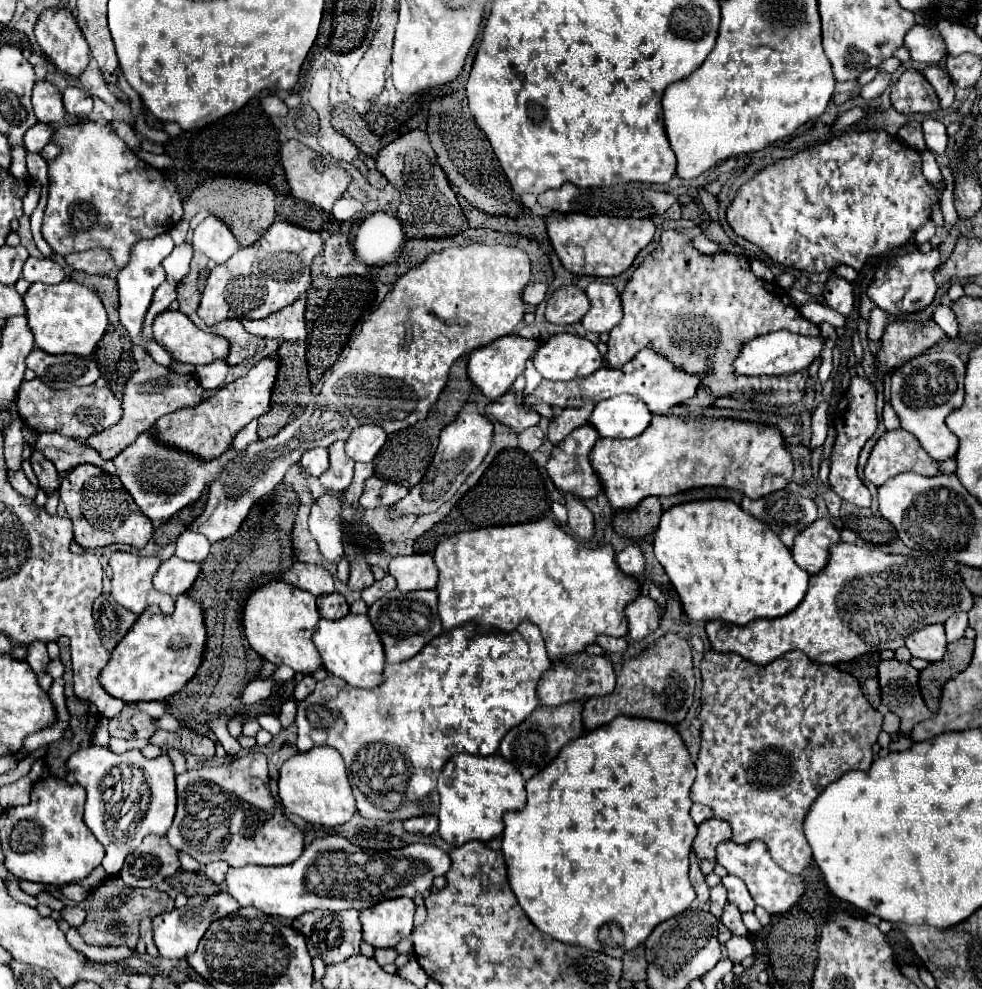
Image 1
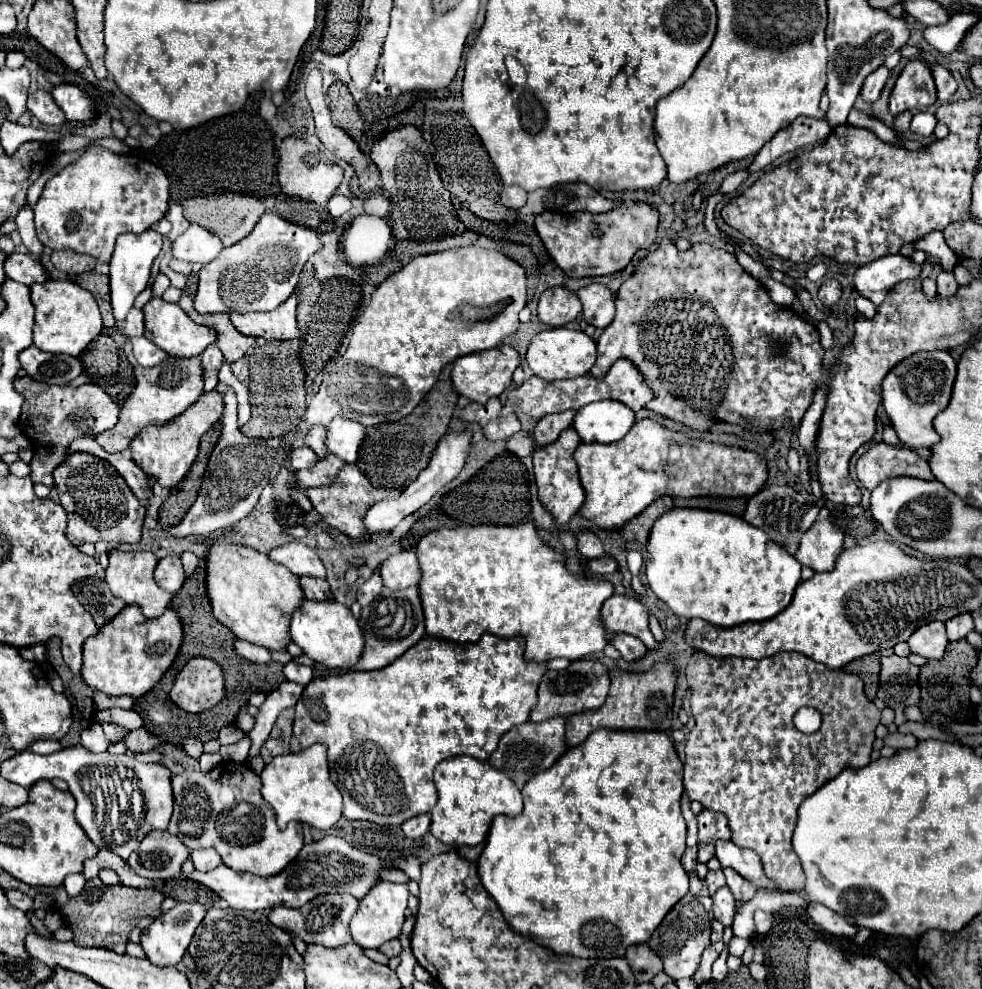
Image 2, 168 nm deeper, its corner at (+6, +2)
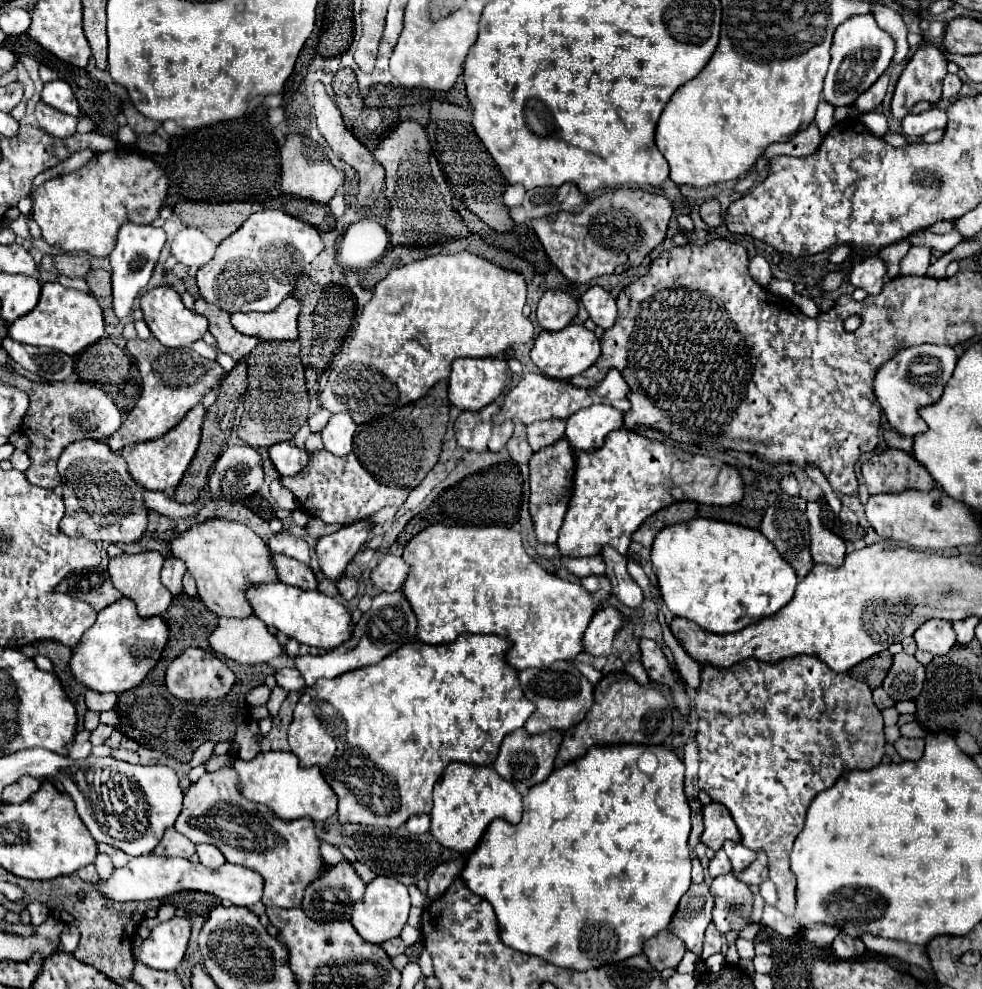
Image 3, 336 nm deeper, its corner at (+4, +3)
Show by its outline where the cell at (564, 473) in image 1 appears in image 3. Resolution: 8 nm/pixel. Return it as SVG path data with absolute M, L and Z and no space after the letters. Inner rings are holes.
M563 437L561 441L533 453L529 461L531 469L531 497L529 511L535 523L535 533L541 543L555 543L559 537L559 529L563 517L567 513L569 499L573 495L573 475L575 475L575 455L569 441Z

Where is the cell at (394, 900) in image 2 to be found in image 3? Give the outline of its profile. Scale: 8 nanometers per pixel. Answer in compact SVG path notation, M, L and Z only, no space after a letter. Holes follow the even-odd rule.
M381 875L381 877L375 877L367 885L367 891L365 891L363 899L353 905L351 923L353 923L353 927L357 929L357 933L361 935L363 941L381 945L383 941L399 937L403 925L407 923L409 909L411 909L411 901L409 901L407 887L401 885L401 883L397 883L397 881L393 881L391 877L383 877Z

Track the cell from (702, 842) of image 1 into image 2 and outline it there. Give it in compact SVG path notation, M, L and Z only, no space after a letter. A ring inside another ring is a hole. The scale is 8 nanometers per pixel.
M703 810L699 816L699 862L707 862L715 856L715 842L729 840L731 830L727 816L713 810Z

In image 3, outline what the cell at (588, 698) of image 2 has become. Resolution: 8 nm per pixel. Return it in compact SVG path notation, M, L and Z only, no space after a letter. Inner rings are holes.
M557 661L543 669L525 669L519 673L519 679L525 697L537 707L537 711L525 723L525 729L529 733L543 733L549 729L565 731L577 725L589 713L589 705L593 705L593 685L567 661Z

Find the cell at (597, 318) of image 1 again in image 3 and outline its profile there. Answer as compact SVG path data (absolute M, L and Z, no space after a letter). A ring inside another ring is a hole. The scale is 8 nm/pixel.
M595 285L589 291L585 291L581 295L581 303L585 305L589 317L595 321L597 327L609 329L615 323L617 305L615 305L615 299L611 297L611 293L605 291L603 287Z

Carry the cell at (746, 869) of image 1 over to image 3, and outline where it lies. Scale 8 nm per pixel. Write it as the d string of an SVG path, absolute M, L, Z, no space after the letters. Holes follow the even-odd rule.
M725 841L725 843L723 843L723 851L727 853L727 857L729 857L731 865L733 865L733 871L743 871L743 869L749 867L749 865L755 861L755 857L757 857L755 851L747 849L745 845L735 843L735 841Z

